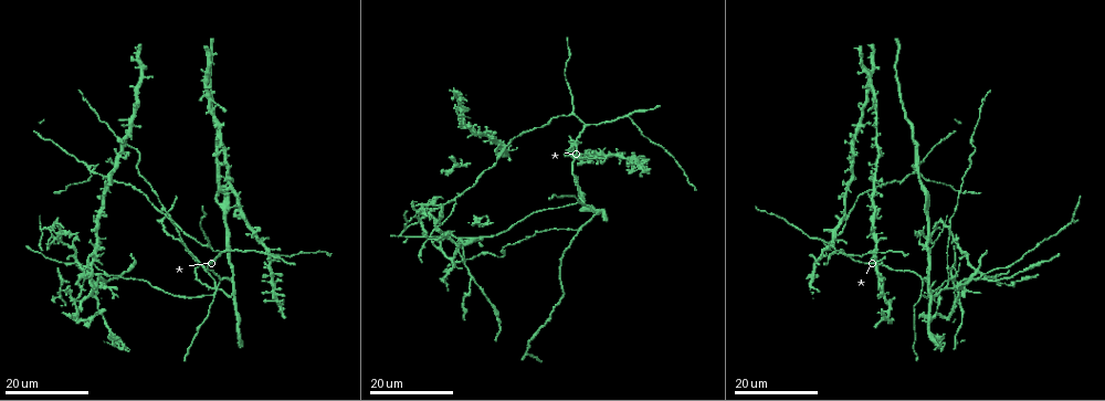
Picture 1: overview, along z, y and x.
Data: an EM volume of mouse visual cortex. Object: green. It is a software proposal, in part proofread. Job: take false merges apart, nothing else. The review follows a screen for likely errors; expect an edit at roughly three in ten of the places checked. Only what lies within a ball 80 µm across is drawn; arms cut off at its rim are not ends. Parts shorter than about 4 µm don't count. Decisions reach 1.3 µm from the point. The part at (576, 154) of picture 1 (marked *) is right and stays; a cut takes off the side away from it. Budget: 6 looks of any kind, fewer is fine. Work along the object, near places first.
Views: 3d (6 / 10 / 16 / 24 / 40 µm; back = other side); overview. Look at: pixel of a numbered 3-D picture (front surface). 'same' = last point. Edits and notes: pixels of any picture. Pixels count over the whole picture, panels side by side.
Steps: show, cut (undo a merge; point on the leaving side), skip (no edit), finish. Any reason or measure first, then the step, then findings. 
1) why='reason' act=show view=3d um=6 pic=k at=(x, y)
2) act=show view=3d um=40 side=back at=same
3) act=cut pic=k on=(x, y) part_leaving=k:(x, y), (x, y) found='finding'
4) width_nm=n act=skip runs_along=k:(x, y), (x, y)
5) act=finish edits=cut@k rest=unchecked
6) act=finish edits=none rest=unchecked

why='calibre changes' act=show view=3d um=24 pic=1 at=(901, 179)

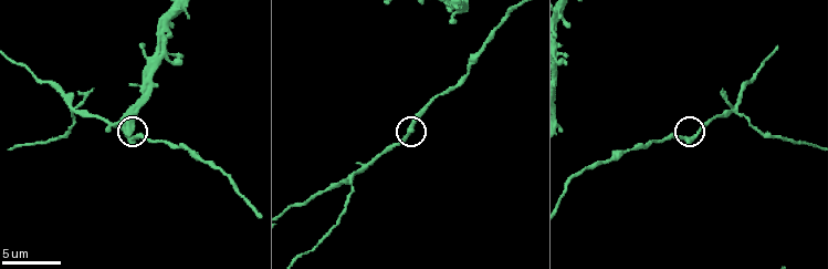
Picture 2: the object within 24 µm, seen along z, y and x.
why='zoom in' act=show view=3d um=6 pic=2 at=(130, 140)

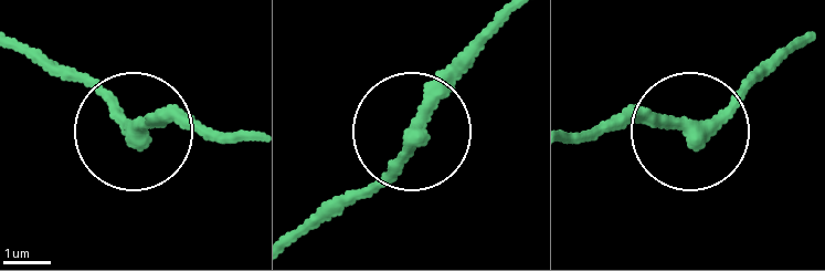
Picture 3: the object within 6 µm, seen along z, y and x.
act=show view=3d um=6 side=back pic=3 at=(136, 129)

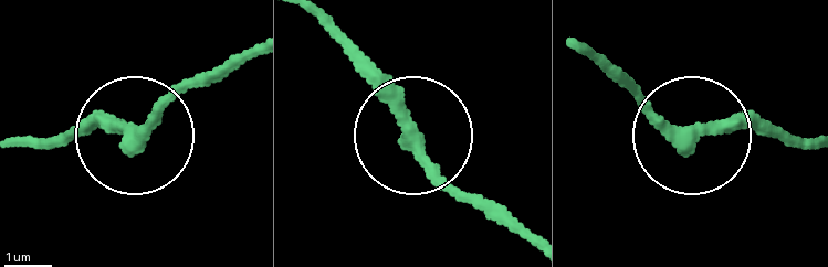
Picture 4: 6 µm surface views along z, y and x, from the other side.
act=skip found='one neuron here'

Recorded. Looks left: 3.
why='a narrow waist' act=show view=3d um=16 pic=1 at=(73, 263)

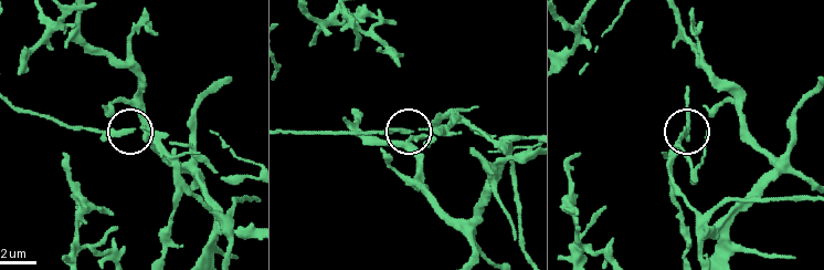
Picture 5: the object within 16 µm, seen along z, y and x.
act=show view=3d um=6 pic=5 at=(139, 126)

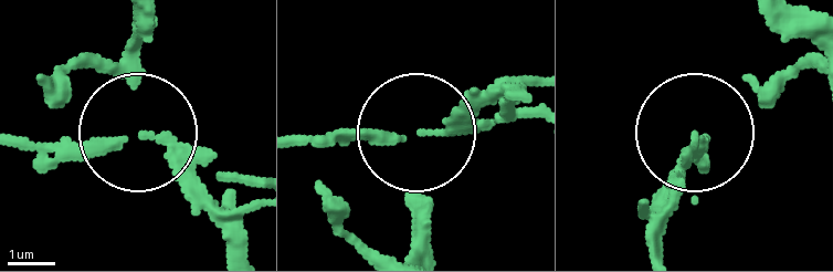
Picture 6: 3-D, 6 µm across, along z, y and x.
act=cut pic=6 on=(222, 215) part_leaving=6:(185, 167), (232, 247) found='a second neuron is stuck on'

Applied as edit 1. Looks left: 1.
act=finish edits=cut@6 rest=unchecked

